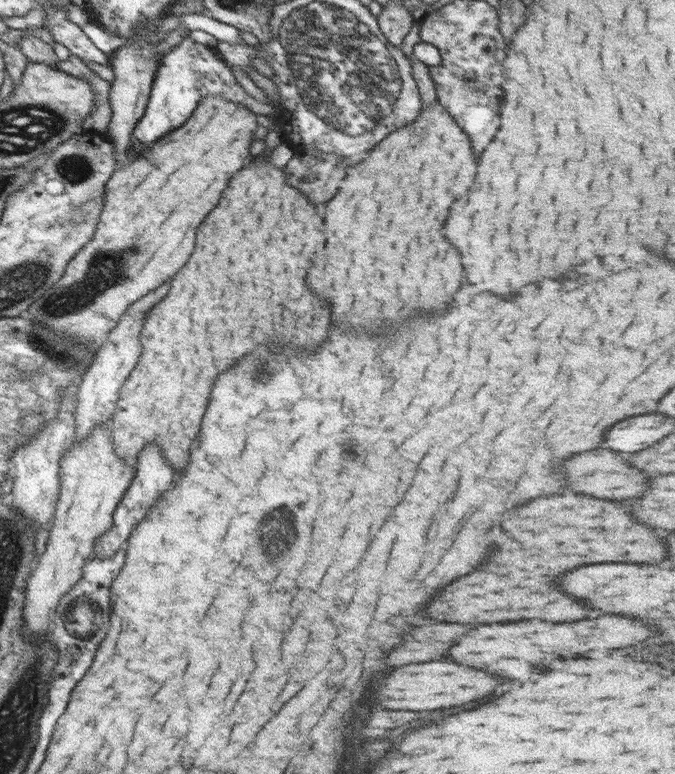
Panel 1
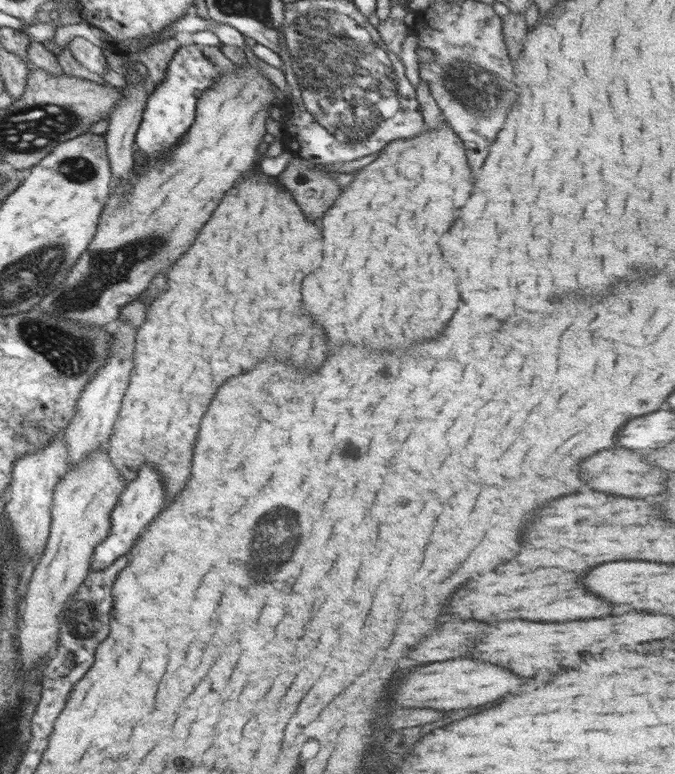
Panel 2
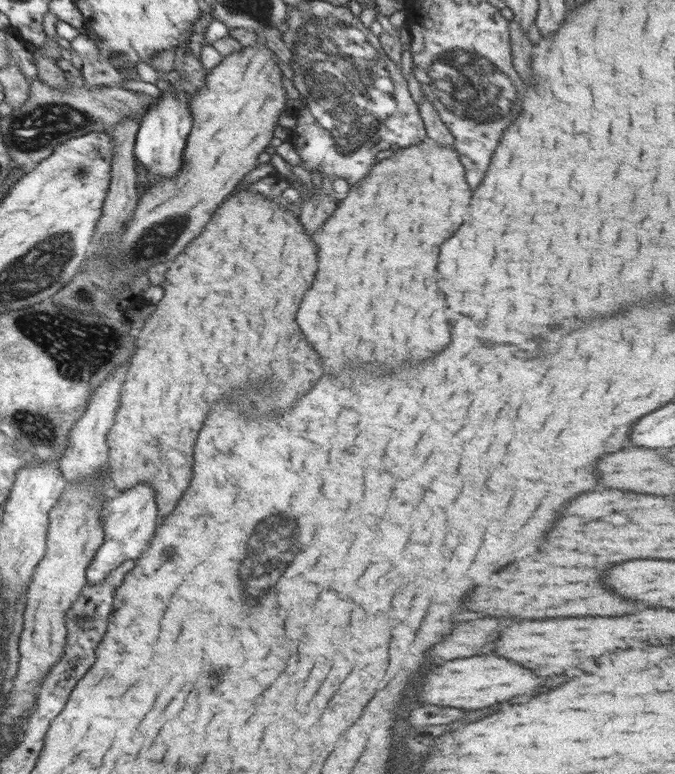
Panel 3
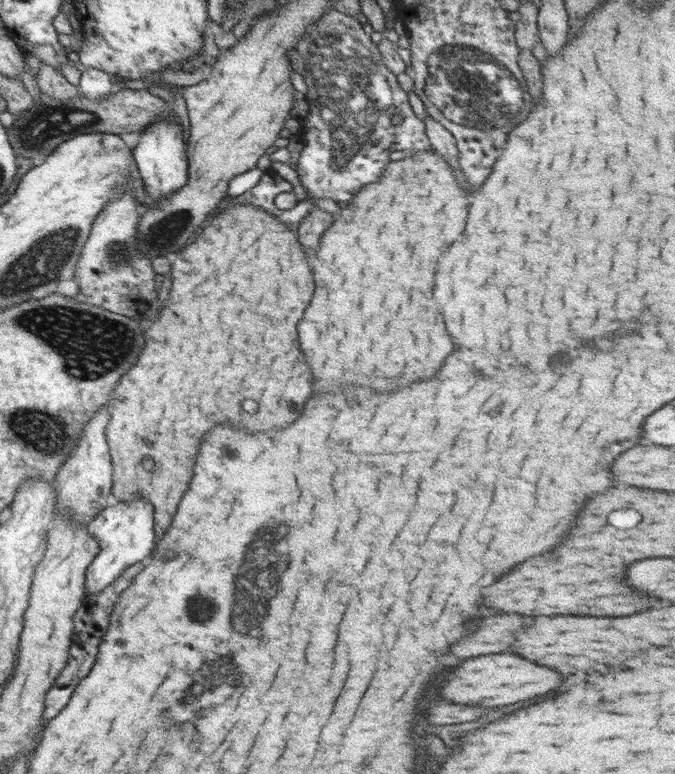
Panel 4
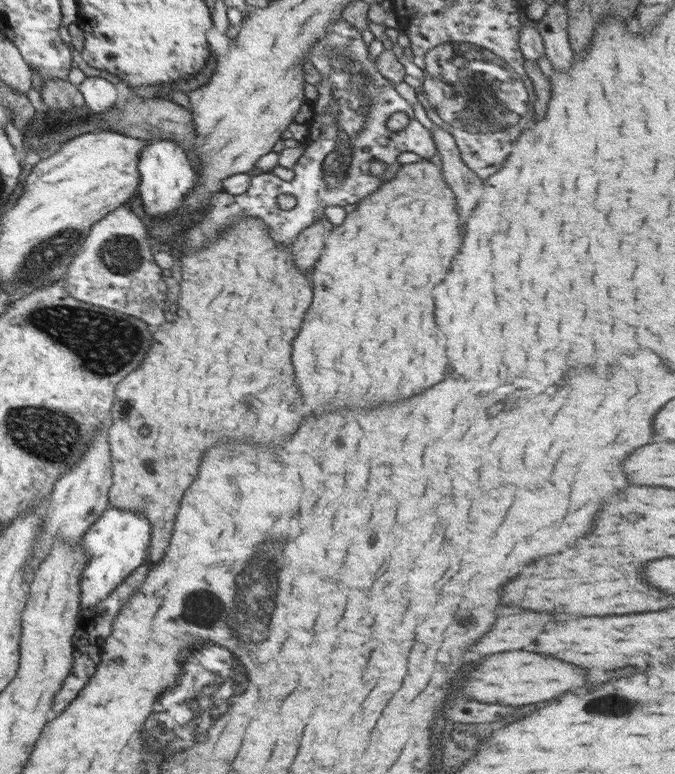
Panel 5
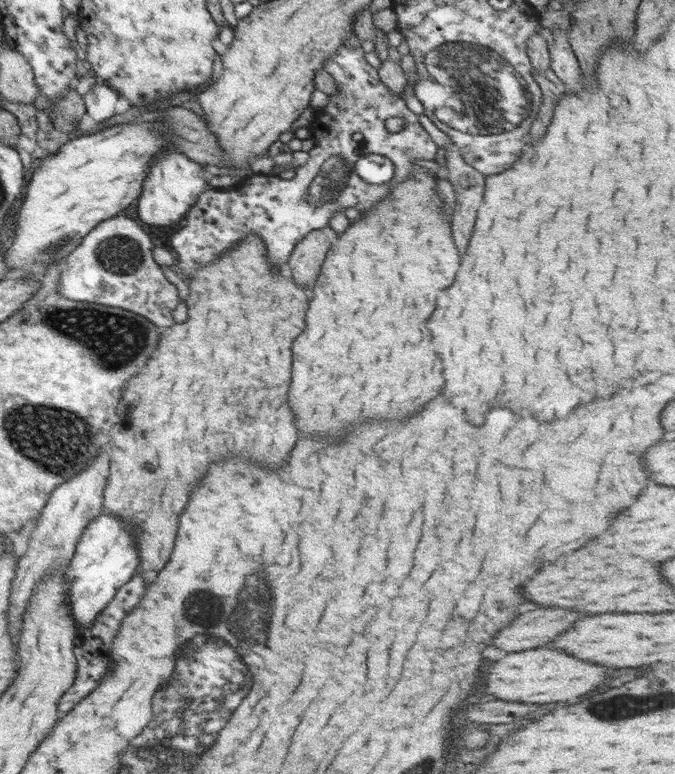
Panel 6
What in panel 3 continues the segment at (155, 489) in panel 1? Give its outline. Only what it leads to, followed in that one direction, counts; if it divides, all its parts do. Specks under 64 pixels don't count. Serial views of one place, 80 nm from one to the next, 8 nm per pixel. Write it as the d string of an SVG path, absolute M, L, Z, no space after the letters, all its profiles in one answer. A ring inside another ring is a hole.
M142 482L130 490L112 494L108 500L104 501L101 516L104 542L96 551L86 571L87 582L93 585L102 582L111 570L122 565L124 561L136 560L140 558L140 555L146 553L145 550L148 548L150 538L156 530L156 524L160 522L154 490Z

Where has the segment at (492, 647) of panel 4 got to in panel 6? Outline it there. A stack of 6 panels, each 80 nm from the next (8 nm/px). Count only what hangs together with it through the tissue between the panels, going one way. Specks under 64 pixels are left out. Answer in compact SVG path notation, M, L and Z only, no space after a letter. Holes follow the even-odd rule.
M538 608L532 612L524 612L496 634L492 646L506 652L520 652L544 646L552 640L552 636L568 630L578 618L578 612L562 608Z

